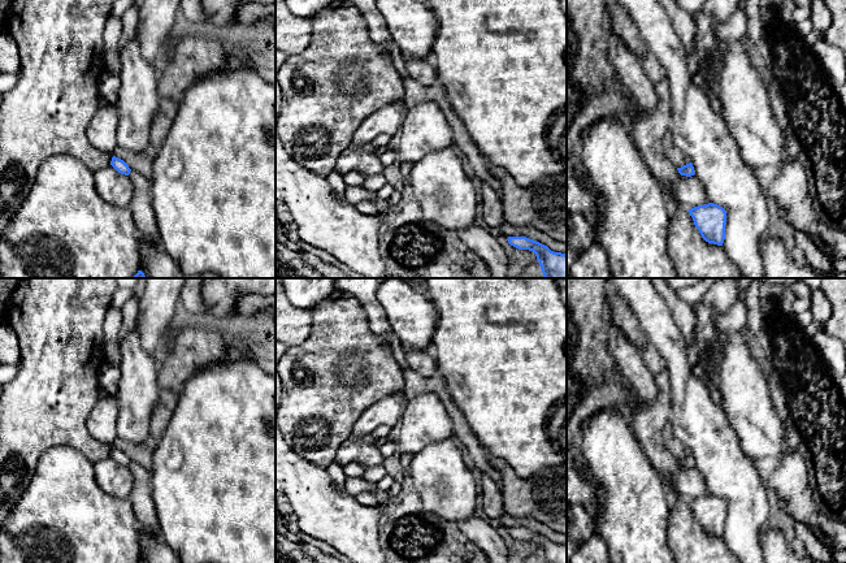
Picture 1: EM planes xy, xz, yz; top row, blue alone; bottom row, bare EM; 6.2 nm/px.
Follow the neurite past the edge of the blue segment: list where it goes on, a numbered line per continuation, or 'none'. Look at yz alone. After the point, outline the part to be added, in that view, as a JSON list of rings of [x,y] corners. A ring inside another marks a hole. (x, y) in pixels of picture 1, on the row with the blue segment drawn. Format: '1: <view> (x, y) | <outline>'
none

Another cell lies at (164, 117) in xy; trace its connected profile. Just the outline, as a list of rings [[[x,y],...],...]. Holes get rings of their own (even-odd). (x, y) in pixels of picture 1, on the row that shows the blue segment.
[[[160,98],[159,109],[155,113],[149,133],[149,144],[159,148],[166,138],[178,112],[178,103]]]

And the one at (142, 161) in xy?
[[[148,144],[146,150],[135,152],[117,146],[113,156],[123,160],[134,172],[143,174],[152,181],[152,166],[157,155],[157,148]]]

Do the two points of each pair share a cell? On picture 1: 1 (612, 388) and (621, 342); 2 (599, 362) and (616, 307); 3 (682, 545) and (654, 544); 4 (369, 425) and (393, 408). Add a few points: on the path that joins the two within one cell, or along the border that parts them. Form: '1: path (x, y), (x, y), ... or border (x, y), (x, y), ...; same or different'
1: border (608, 336), (608, 353), (630, 393); different
2: border (606, 293), (606, 306), (611, 323); different
3: border (669, 514), (667, 542), (672, 549); different
4: path (374, 420), (387, 410); same

